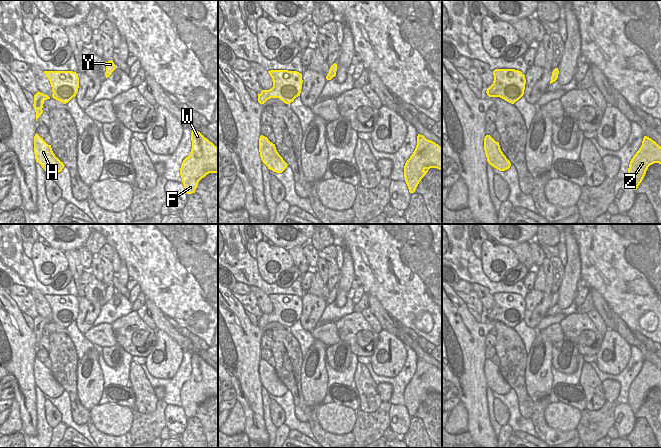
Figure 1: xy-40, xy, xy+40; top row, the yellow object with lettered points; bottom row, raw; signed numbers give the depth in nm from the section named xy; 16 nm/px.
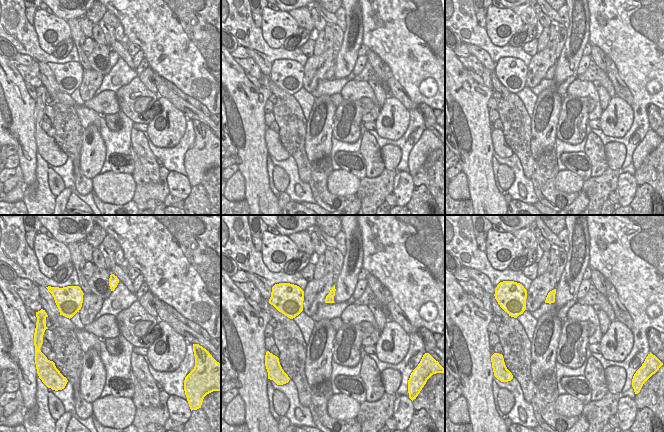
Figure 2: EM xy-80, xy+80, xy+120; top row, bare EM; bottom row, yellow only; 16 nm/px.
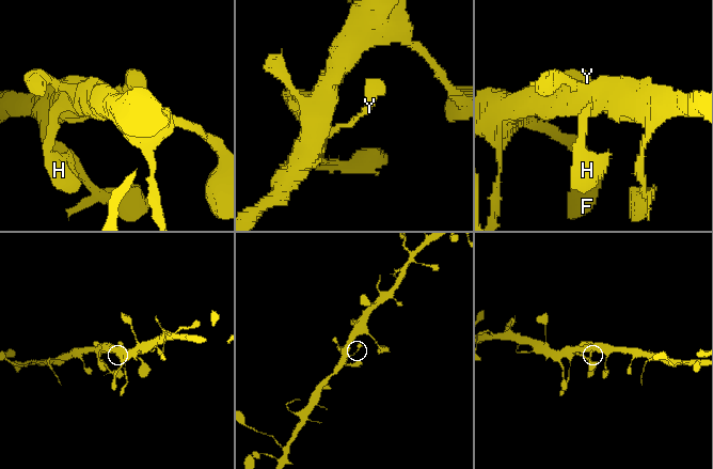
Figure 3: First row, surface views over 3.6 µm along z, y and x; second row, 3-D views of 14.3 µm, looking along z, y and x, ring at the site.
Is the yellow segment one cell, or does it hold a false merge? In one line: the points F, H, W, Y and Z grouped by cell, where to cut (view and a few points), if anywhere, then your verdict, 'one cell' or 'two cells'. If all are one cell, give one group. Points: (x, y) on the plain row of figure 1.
F H W Y Z; no cut; one cell

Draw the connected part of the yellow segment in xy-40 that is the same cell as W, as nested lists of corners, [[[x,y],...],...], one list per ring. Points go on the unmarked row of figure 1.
[[[191,356],[192,372],[180,392],[187,418],[195,417],[199,405],[209,397],[218,397],[218,372],[200,356]]]

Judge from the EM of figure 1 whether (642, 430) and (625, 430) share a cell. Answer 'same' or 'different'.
different

